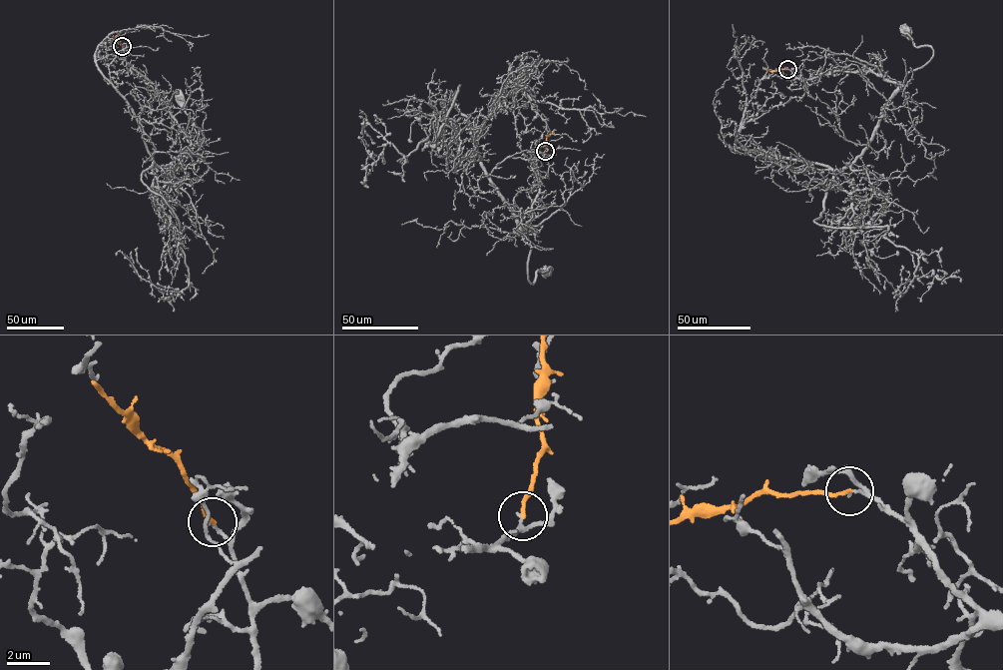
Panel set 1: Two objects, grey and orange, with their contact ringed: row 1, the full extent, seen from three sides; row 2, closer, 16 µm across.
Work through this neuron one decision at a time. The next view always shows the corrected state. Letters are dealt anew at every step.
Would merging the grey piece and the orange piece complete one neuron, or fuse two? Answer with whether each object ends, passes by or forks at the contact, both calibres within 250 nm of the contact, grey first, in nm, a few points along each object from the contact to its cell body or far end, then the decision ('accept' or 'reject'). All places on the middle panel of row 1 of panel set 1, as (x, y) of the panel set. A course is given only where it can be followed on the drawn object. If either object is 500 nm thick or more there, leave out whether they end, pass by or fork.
grey ends | orange ends | 150/160 nm | grey via (545, 151), (533, 161), (538, 195), (520, 235), (530, 249), (531, 284), (535, 272), (545, 271) | orange via (545, 151), (546, 136), (552, 131) | reject

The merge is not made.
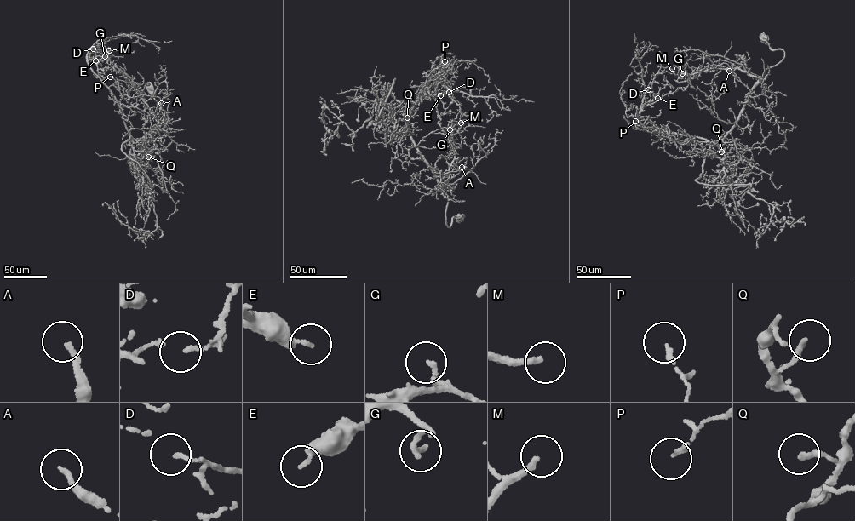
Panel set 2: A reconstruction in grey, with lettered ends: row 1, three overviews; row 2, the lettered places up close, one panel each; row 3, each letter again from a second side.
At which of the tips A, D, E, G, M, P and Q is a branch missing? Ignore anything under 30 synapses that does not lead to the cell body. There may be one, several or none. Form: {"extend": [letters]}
{"extend": ["A", "M"]}

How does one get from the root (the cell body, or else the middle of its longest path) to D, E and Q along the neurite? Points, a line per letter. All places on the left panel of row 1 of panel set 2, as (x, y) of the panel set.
D: (149, 87), (165, 120), (135, 139), (109, 89), (90, 69), (87, 54), (93, 48)
E: (149, 87), (165, 120), (135, 139), (109, 89), (90, 69), (87, 55), (95, 60)
Q: (149, 87), (149, 92), (165, 120), (141, 138), (136, 140), (131, 136), (129, 140), (134, 149), (148, 157)

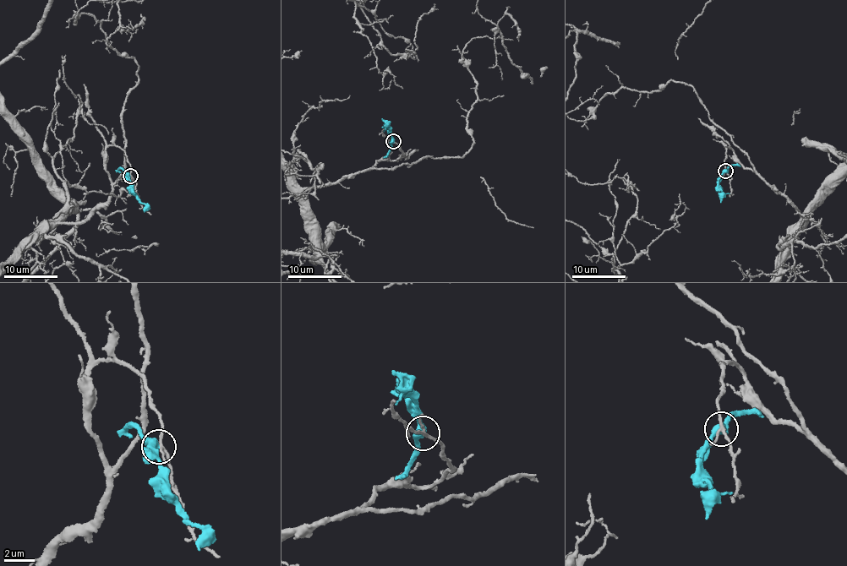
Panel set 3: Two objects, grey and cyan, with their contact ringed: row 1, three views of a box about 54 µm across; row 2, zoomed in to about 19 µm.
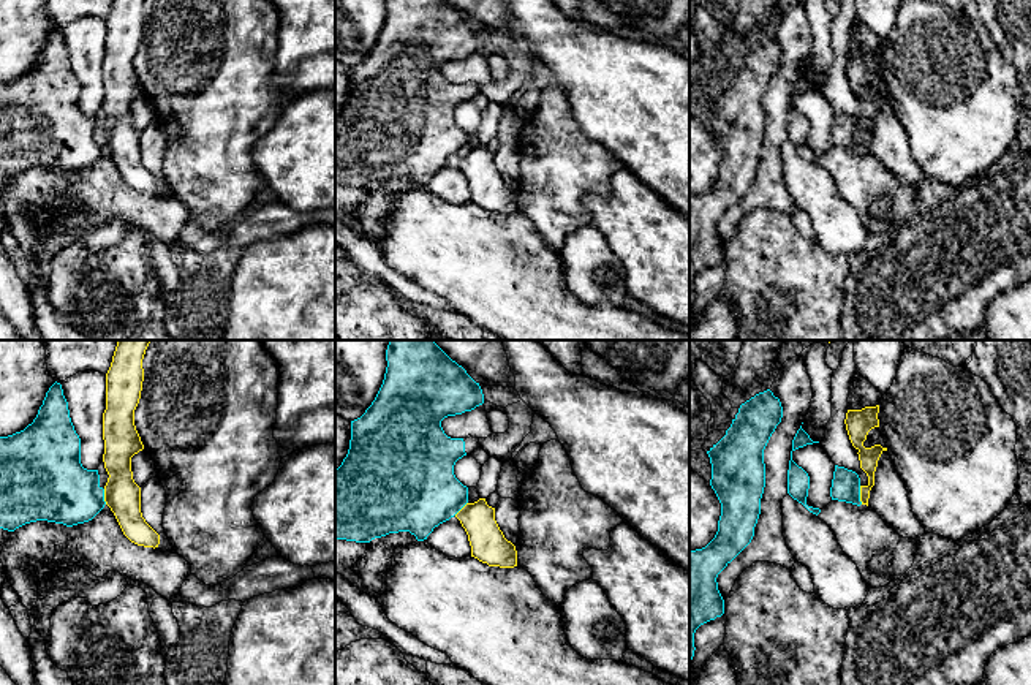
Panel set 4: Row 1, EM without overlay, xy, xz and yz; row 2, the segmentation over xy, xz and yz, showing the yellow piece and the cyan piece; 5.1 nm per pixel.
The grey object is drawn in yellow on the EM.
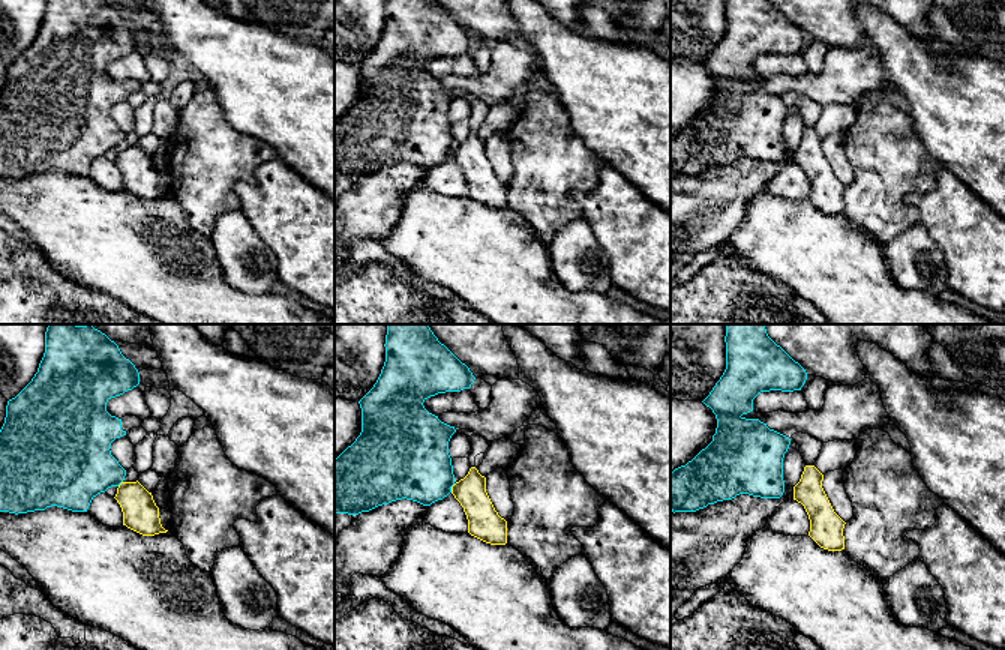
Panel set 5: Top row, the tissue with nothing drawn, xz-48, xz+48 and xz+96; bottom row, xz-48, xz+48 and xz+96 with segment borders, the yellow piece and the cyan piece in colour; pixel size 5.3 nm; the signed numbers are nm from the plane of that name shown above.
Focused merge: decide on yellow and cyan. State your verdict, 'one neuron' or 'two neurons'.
two neurons

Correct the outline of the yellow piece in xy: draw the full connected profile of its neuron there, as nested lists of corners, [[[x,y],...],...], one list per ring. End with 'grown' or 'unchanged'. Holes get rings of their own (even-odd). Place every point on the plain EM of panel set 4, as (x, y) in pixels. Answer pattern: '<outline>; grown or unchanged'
[[[114,0],[106,19],[103,108],[109,123],[104,131],[104,147],[131,188],[155,195],[160,180],[142,163],[141,133],[131,117],[131,103],[144,95],[134,71],[134,55],[144,27],[142,5],[144,0]]]; unchanged

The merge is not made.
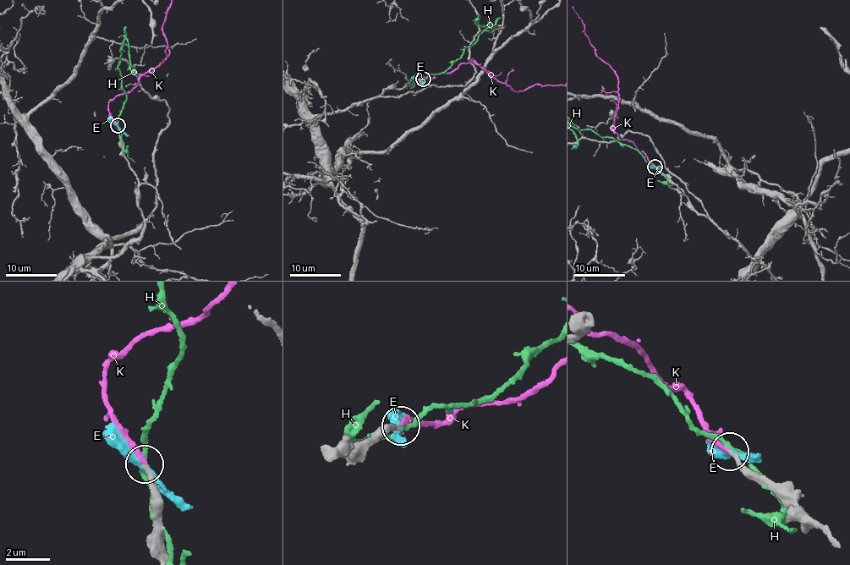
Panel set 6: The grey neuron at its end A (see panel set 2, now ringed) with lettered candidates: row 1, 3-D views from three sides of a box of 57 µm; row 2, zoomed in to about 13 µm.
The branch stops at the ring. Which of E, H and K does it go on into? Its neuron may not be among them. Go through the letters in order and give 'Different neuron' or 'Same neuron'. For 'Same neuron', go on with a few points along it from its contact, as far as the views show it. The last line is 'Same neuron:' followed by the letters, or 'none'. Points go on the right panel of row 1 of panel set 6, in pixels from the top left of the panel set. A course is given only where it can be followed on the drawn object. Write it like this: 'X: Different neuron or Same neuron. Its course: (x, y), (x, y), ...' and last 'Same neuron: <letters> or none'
E: Different neuron
H: Different neuron
K: Same neuron. Its course: (654, 167), (627, 139), (622, 139), (616, 132), (613, 126), (618, 90), (616, 70), (598, 56), (572, 6)
Same neuron: K

